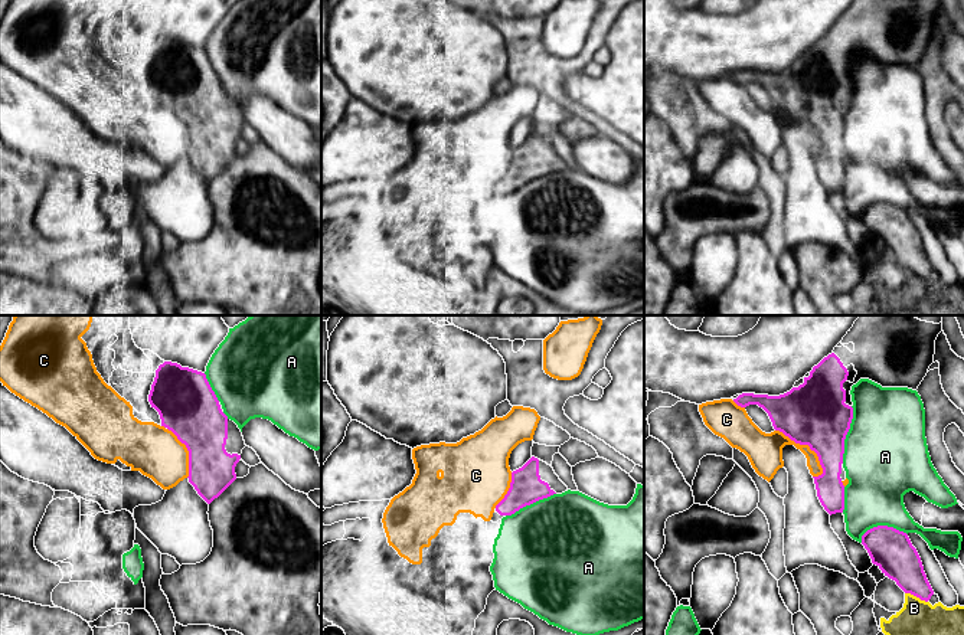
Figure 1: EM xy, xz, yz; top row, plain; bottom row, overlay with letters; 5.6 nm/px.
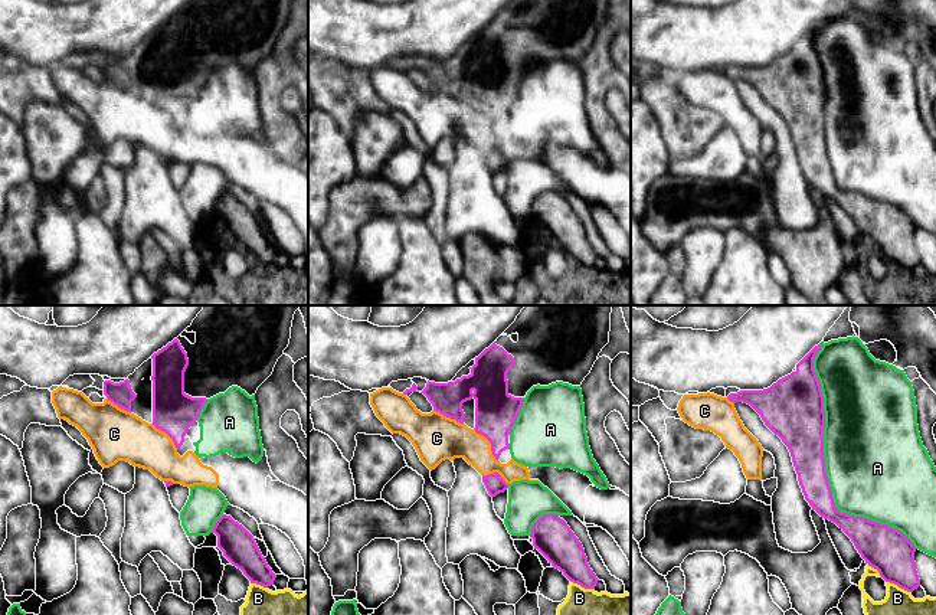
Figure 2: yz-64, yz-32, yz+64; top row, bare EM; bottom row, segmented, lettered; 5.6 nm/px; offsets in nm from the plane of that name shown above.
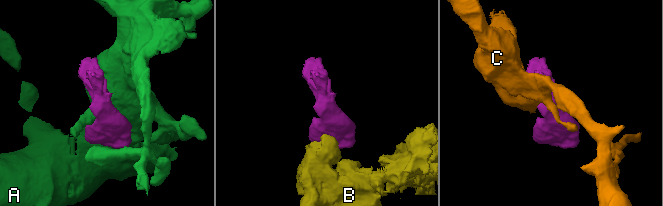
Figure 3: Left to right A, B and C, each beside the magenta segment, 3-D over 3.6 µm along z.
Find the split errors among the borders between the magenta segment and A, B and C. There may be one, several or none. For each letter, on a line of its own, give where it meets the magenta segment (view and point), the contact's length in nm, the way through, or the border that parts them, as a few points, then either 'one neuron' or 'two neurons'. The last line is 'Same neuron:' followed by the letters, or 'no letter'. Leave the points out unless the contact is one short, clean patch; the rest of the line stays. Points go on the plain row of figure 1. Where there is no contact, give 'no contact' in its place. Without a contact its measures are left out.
A: meets magenta in yz at (846, 111); contact 320 nm long; two neurons
B: meets magenta in yz at (917, 274); contact 140 nm long; two neurons
C: meets magenta in yz at (806, 121); contact 360 nm long; two neurons
Same neuron: no letter

